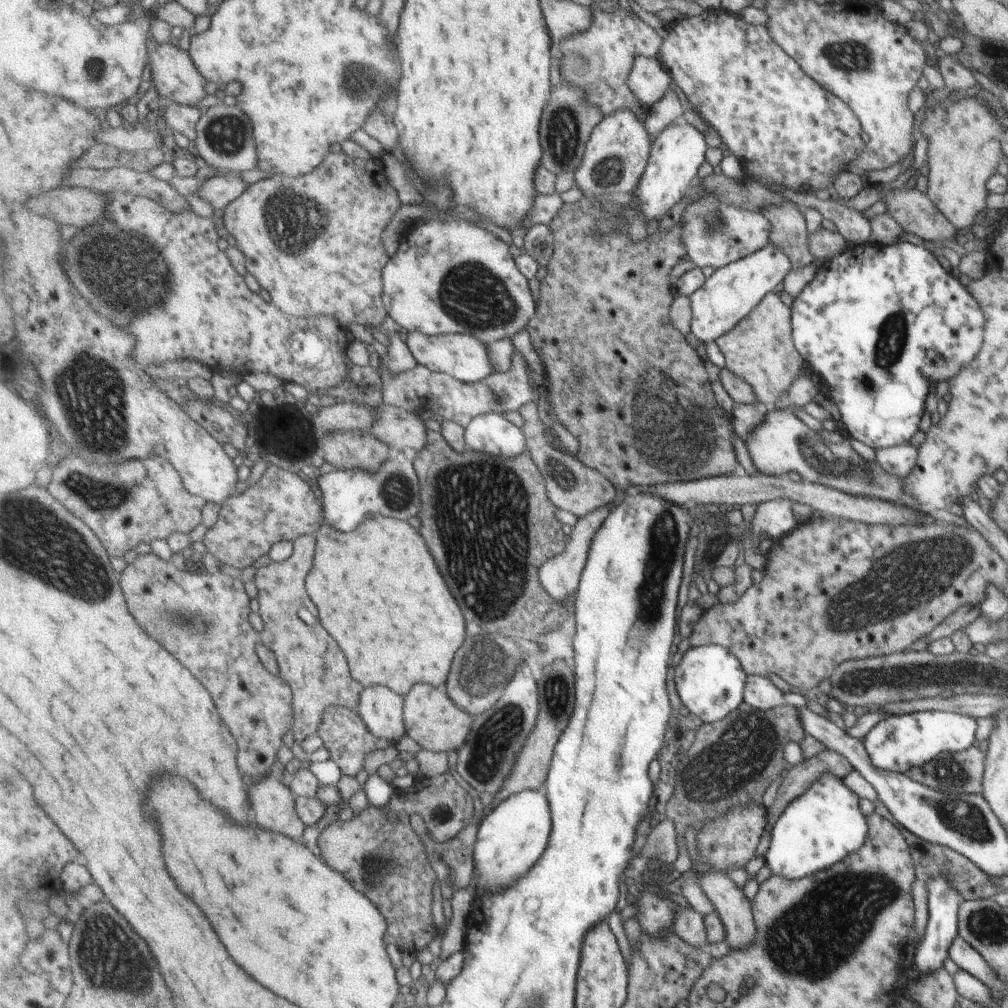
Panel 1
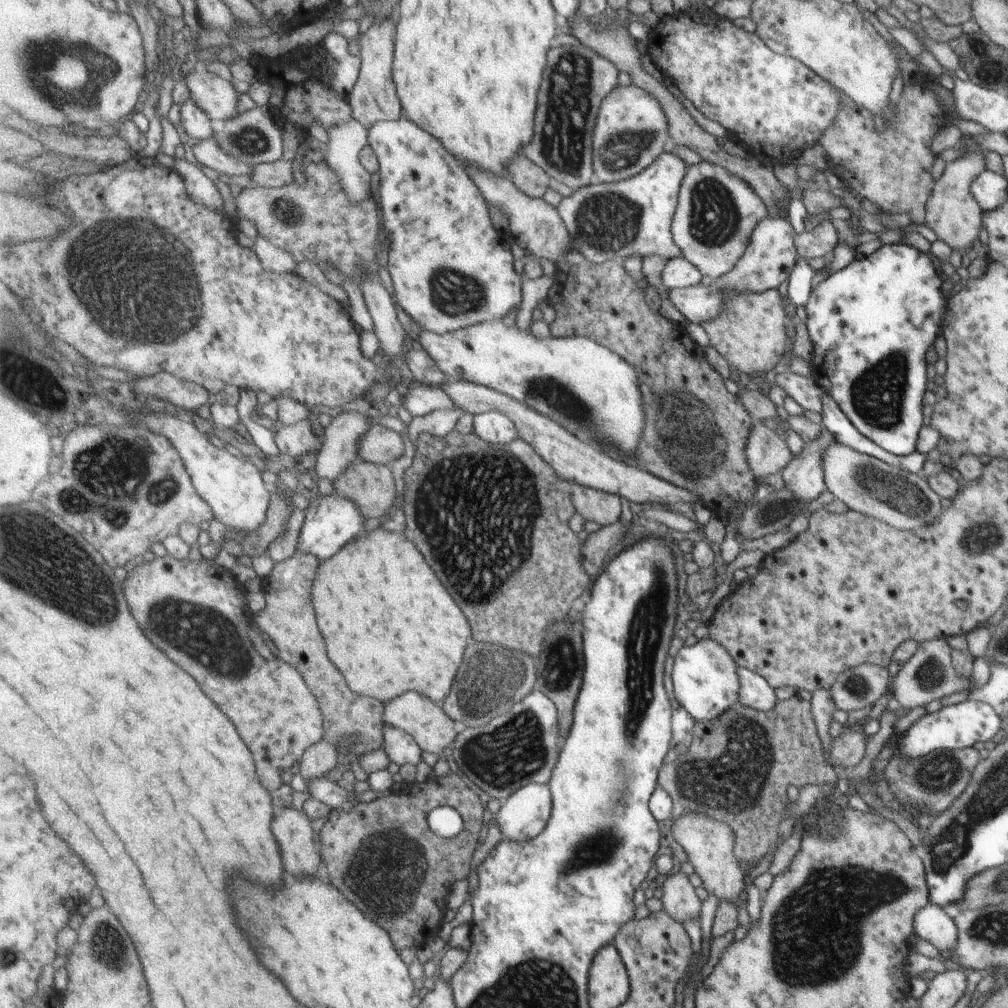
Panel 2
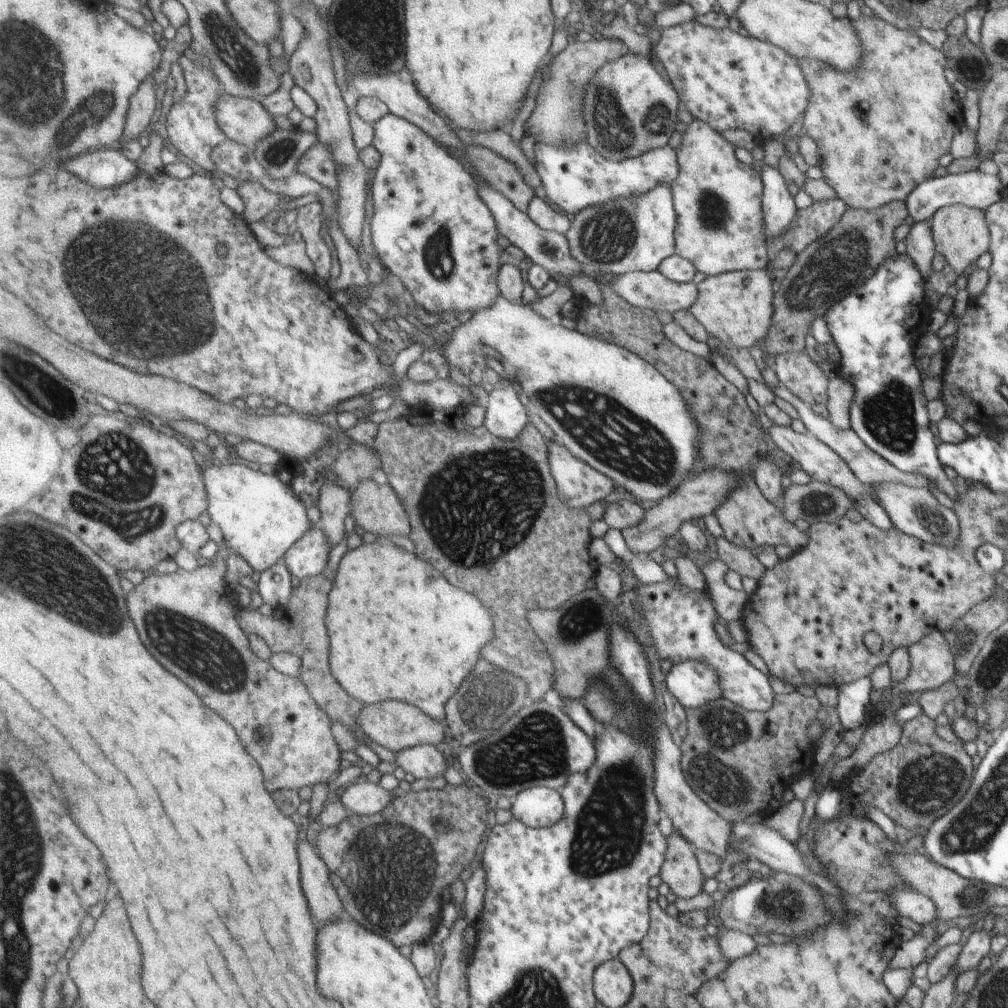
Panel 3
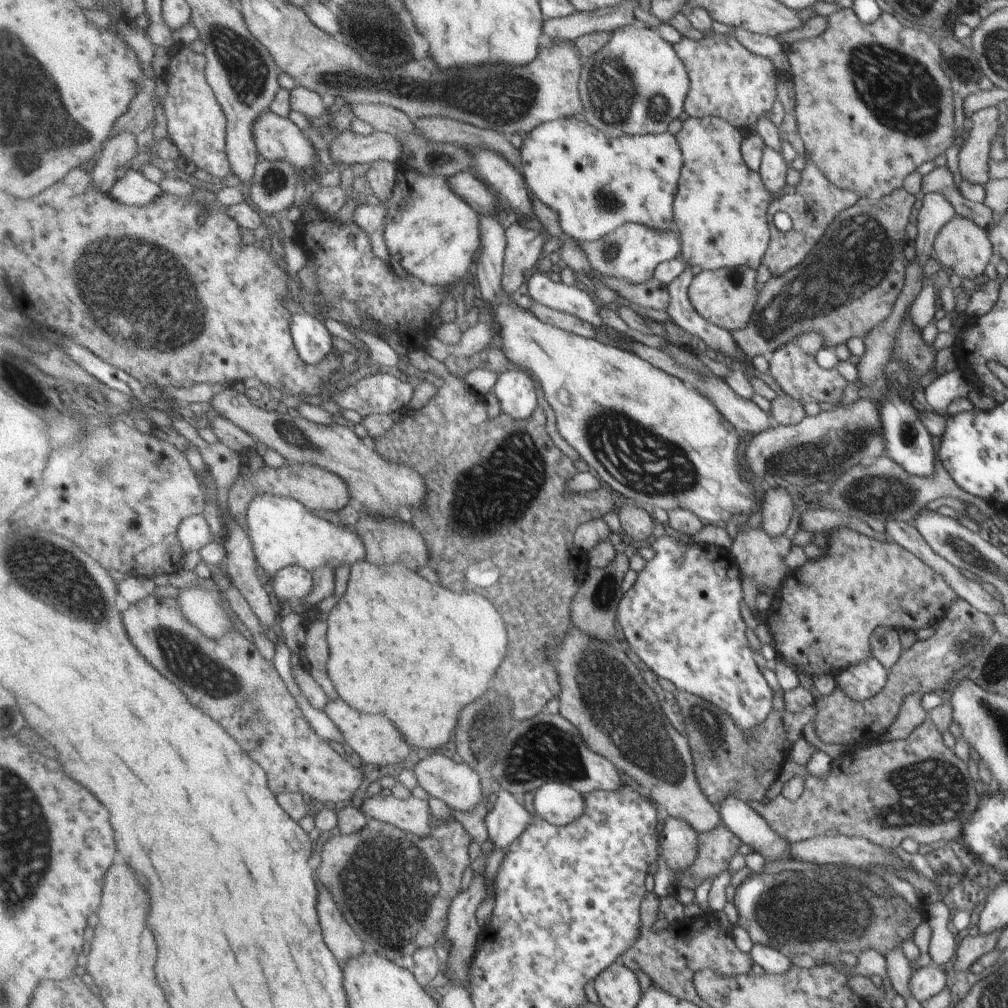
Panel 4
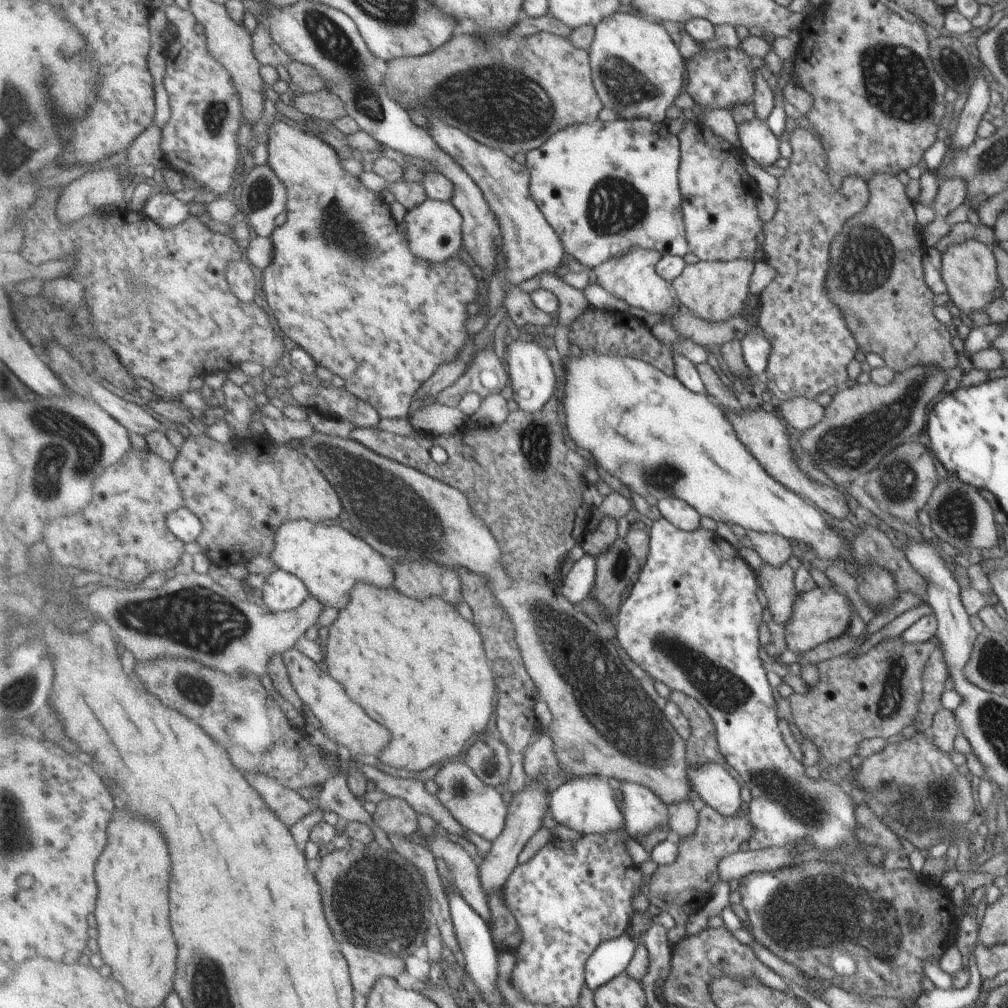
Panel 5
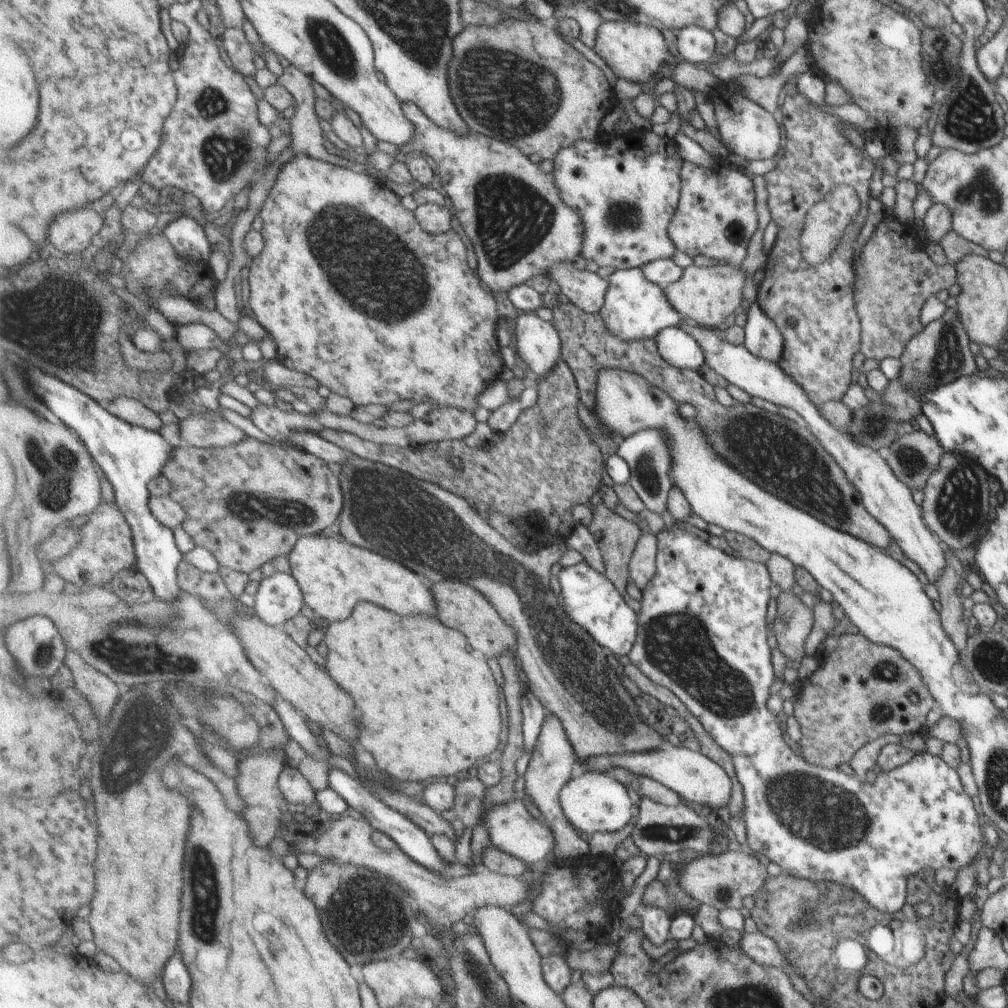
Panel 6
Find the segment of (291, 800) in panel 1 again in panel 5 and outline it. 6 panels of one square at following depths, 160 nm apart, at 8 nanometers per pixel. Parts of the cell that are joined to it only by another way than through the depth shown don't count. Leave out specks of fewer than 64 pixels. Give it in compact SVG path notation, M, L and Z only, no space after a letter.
M343 940L341 948L347 956L347 962L351 964L351 978L355 980L355 990L361 990L363 994L369 994L373 982L379 976L396 979L398 976L399 979L402 974L407 973L404 960L398 956L381 954L349 940Z

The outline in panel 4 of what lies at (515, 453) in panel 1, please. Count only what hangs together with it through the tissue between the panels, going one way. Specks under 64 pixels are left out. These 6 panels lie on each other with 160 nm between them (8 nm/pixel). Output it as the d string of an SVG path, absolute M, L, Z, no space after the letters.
M505 374L499 377L494 386L493 393L502 406L503 414L507 414L509 420L518 421L529 418L538 409L537 404L539 402L537 400L539 400L539 394L537 394L537 386L525 374Z

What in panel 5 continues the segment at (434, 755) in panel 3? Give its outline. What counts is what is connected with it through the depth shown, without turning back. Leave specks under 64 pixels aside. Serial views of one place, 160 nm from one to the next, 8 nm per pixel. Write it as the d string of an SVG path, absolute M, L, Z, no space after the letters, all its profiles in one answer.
M457 760L447 761L440 766L434 780L438 786L438 799L465 829L473 831L491 844L496 841L506 825L508 812L503 796L494 787L485 784L466 762Z

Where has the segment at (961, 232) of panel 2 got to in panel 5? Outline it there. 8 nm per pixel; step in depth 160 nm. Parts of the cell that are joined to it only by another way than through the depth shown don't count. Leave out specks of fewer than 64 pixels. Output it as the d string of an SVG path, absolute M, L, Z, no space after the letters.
M968 238L958 243L949 243L940 254L941 278L946 285L946 292L953 304L966 315L973 310L983 311L987 300L993 298L993 288L997 282L995 260L987 246L982 242Z

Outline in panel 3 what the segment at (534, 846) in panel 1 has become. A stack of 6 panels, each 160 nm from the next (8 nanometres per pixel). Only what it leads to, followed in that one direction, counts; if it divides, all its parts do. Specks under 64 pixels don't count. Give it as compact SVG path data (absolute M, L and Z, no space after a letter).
M533 787L520 792L513 800L511 812L514 818L534 829L553 826L565 816L566 802L558 790L549 787Z

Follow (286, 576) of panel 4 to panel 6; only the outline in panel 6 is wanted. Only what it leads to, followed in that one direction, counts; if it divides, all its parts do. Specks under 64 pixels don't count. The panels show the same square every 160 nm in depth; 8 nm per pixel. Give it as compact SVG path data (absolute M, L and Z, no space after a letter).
M277 571L259 582L252 604L263 621L281 628L285 622L300 614L306 600L295 576Z

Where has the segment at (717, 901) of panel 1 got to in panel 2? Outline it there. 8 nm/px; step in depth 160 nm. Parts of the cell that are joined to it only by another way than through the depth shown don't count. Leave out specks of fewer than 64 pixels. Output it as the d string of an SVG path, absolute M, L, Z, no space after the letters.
M686 813L679 819L671 821L671 835L681 846L686 860L691 863L694 873L701 880L701 887L719 901L731 905L736 903L743 888L744 875L733 858L735 832L729 826L698 813Z

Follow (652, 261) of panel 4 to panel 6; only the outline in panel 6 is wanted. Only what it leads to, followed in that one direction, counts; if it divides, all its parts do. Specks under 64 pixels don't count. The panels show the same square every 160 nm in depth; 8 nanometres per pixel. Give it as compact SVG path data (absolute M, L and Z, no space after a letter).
M643 267L615 270L608 279L610 285L606 292L606 303L599 314L607 321L608 330L625 342L654 340L661 330L679 324L682 319L670 305L666 293L655 281L647 278Z

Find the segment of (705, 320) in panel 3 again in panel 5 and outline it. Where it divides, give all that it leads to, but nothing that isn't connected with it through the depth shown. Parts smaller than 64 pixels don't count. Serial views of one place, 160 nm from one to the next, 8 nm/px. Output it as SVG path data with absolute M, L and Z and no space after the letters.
M733 259L732 261L703 262L686 264L681 274L674 278L670 284L673 296L679 300L682 308L689 310L699 318L705 318L705 306L709 306L709 312L717 310L719 318L705 318L706 321L722 322L725 321L725 314L735 314L743 308L747 300L747 280L753 270L753 263L746 260Z

